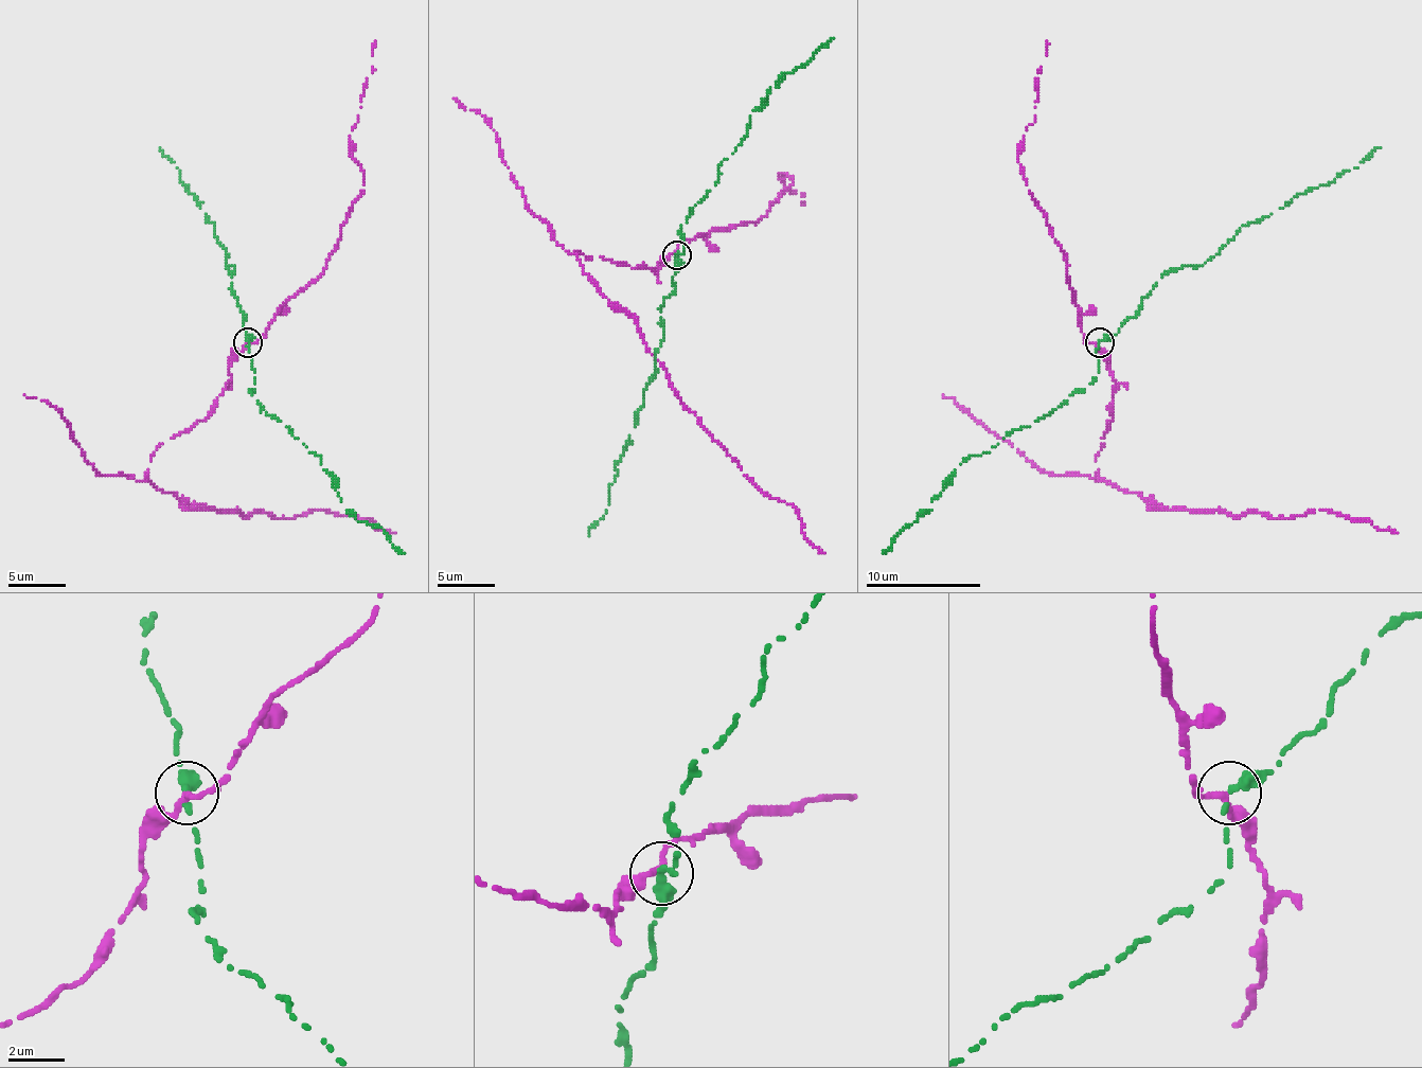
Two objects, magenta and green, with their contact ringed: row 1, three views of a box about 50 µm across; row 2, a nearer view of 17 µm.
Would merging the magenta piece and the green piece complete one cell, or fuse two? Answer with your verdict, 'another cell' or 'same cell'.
another cell

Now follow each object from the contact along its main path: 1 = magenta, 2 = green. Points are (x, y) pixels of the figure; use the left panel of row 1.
1: (249, 343), (202, 421), (154, 452), (148, 478), (209, 510), (274, 518), (330, 510), (395, 533)
2: (249, 343), (243, 325), (246, 317), (231, 285), (234, 271), (214, 225), (159, 147)

